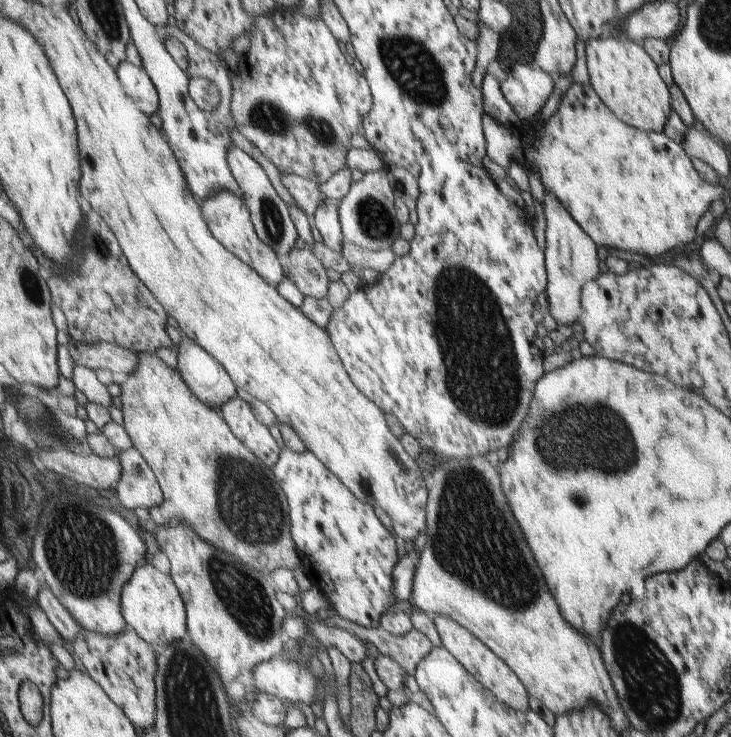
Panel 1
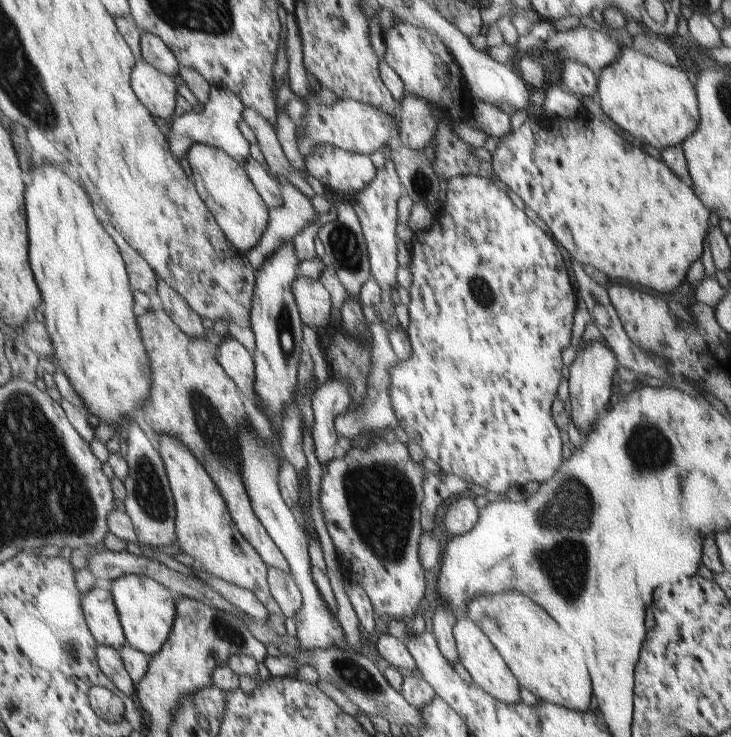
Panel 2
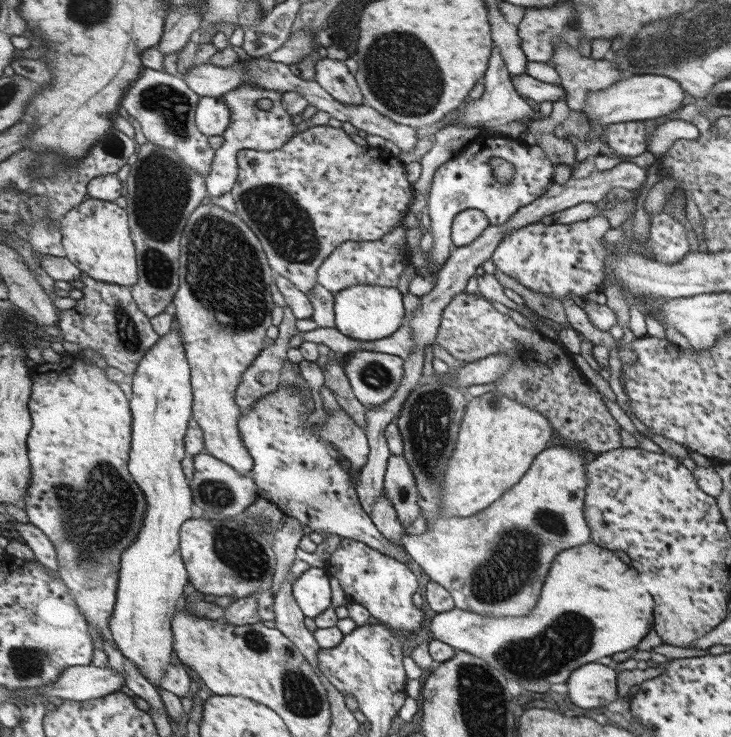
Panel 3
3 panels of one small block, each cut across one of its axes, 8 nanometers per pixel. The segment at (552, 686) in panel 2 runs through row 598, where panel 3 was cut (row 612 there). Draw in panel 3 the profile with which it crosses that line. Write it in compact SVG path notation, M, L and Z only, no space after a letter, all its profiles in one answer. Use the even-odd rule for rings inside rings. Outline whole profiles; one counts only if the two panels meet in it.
M562 444L547 448L536 455L522 482L514 484L492 506L469 517L437 517L435 522L428 522L422 535L403 534L401 547L425 579L440 584L452 594L455 608L486 617L528 616L540 598L554 556L591 540L583 511L590 458L588 453Z

